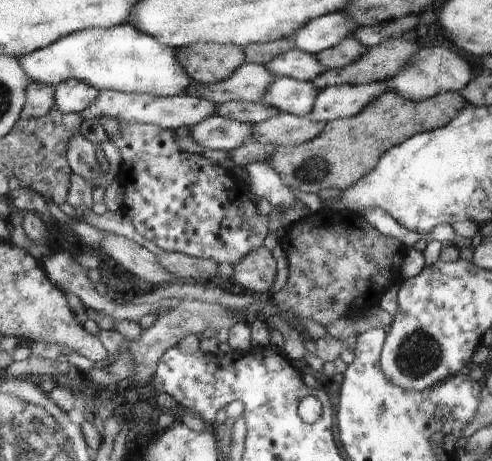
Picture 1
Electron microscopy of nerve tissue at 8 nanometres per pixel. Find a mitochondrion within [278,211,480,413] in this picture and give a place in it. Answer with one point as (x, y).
(418, 353)

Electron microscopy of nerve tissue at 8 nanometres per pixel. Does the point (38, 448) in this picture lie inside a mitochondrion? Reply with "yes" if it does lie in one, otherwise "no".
yes

